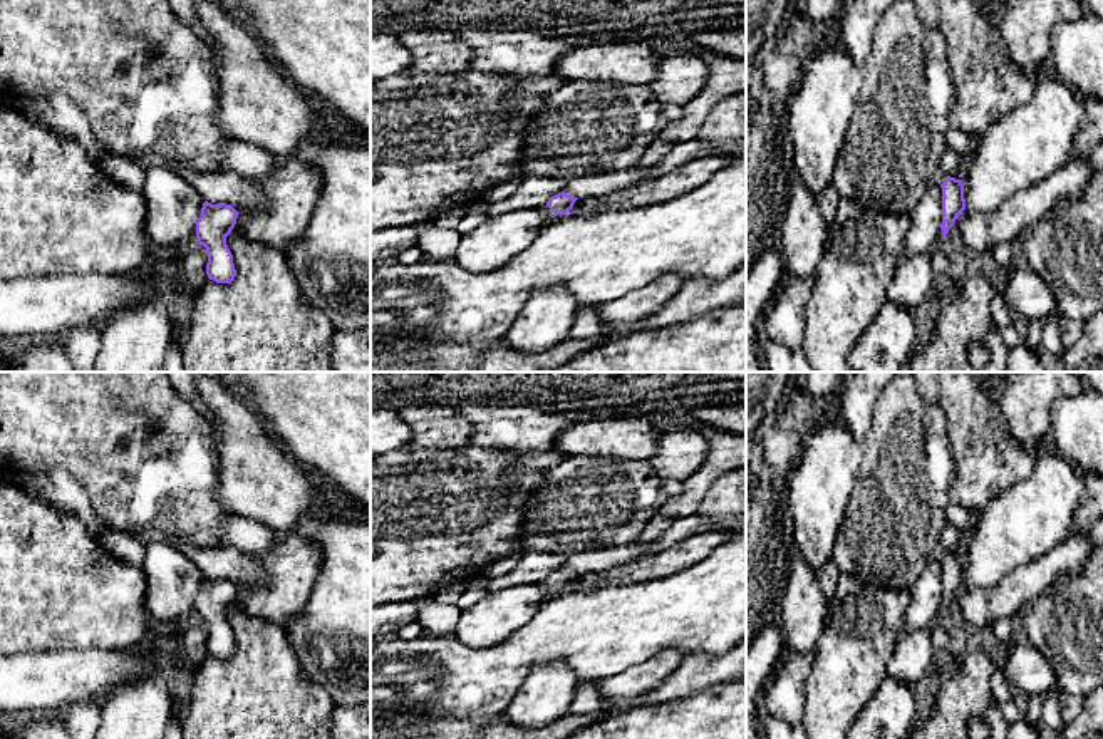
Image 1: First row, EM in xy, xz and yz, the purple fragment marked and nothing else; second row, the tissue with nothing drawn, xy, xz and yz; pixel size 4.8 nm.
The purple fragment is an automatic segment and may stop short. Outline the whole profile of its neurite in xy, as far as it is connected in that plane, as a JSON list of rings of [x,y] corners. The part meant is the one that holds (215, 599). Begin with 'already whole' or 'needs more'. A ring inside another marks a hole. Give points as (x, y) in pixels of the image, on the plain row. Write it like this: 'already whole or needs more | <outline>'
already whole | [[[203,578],[196,597],[198,620],[206,623],[206,650],[216,659],[231,659],[236,652],[233,630],[226,620],[226,612],[236,600],[238,587],[226,578]]]

